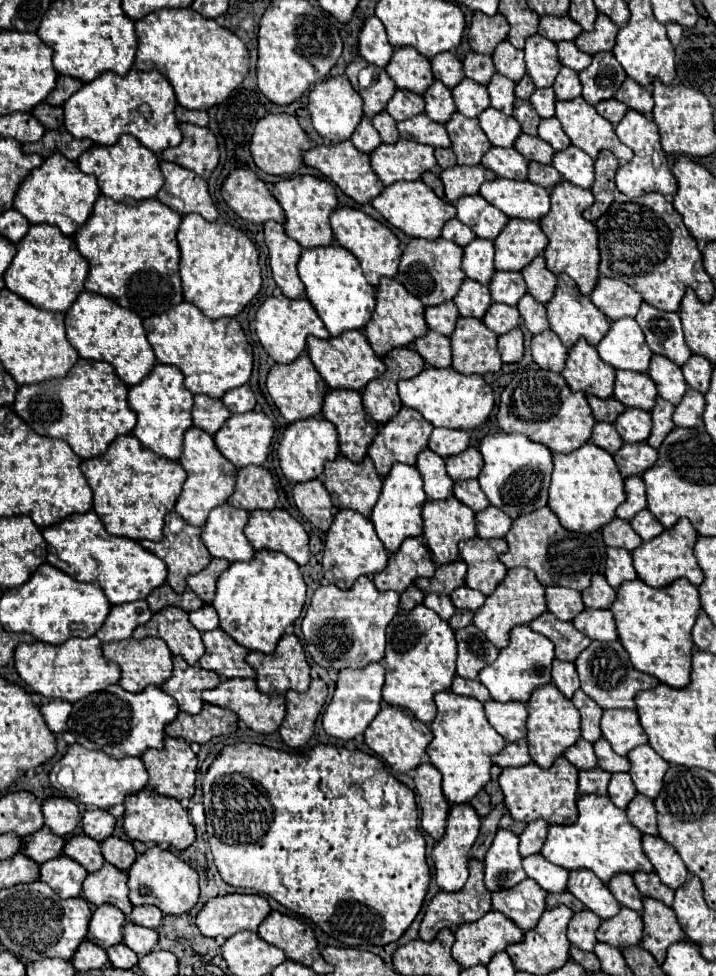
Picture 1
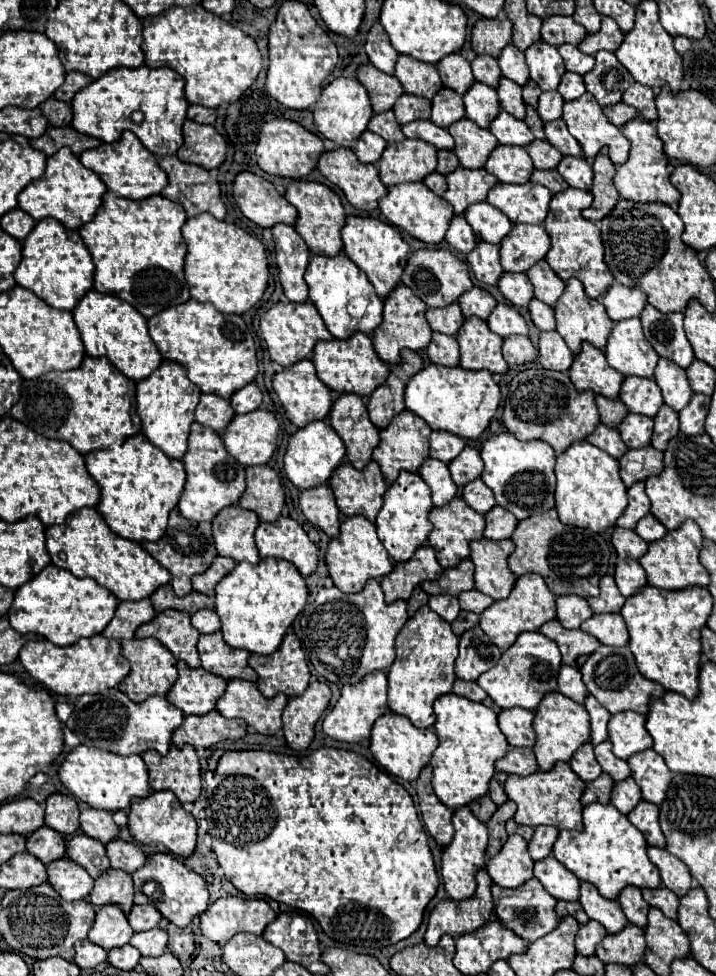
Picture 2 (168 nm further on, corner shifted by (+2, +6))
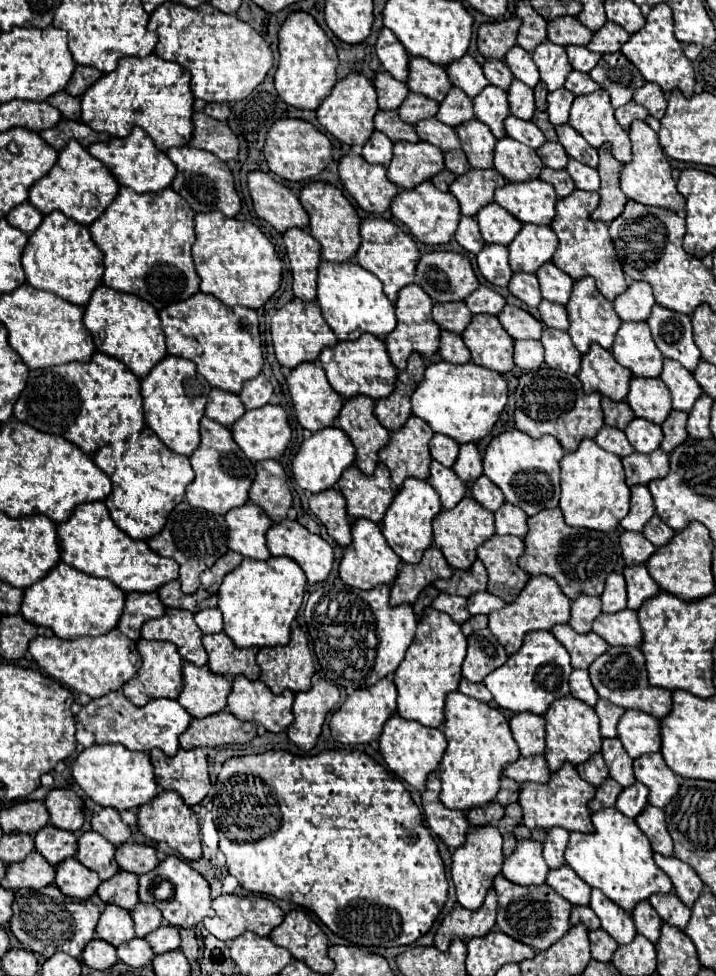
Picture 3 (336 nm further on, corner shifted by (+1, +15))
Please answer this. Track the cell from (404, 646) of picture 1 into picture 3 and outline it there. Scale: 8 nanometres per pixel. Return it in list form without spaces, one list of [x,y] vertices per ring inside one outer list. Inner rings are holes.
[[[428,607],[418,621],[414,643],[408,647],[404,661],[394,673],[394,685],[398,689],[398,715],[410,721],[418,721],[424,727],[440,727],[444,723],[446,695],[458,691],[464,657],[466,635],[462,633],[460,625],[450,621],[446,613]]]

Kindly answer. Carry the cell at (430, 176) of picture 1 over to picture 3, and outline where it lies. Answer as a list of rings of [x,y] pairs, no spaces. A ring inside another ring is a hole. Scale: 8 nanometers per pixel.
[[[444,169],[442,173],[438,173],[434,179],[432,179],[432,183],[440,189],[440,191],[448,191],[448,187],[450,187],[450,183],[454,181],[456,177],[448,171],[448,169]]]

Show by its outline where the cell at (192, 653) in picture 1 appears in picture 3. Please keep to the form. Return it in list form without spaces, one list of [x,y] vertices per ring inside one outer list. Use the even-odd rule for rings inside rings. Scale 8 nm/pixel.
[[[166,609],[166,615],[160,619],[150,619],[140,631],[142,639],[148,641],[170,641],[178,647],[178,653],[184,661],[190,661],[198,667],[206,665],[208,655],[202,647],[202,631],[198,629],[194,615],[182,609]]]

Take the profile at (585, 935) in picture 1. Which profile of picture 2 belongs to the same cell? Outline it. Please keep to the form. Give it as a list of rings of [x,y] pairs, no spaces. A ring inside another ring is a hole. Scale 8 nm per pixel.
[[[589,920],[587,924],[581,924],[579,926],[579,932],[577,932],[577,938],[575,938],[577,952],[583,954],[583,956],[595,954],[595,946],[599,944],[599,940],[603,936],[605,936],[605,928],[599,922]]]

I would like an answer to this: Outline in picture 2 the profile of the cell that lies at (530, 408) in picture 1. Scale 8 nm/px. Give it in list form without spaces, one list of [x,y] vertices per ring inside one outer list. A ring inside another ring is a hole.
[[[527,368],[511,380],[509,396],[503,406],[503,424],[519,440],[543,440],[561,454],[573,442],[585,440],[595,430],[599,424],[599,412],[593,392],[577,392],[567,372]]]

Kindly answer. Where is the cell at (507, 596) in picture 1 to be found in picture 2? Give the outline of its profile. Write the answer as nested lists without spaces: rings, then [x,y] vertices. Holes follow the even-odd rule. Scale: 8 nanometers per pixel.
[[[523,574],[523,576],[517,576],[509,598],[495,600],[493,606],[489,606],[489,608],[485,608],[485,612],[481,612],[479,626],[491,638],[493,644],[497,644],[501,650],[507,650],[515,642],[519,632],[539,630],[541,624],[545,624],[553,618],[555,618],[555,594],[549,592],[549,588],[541,576]]]

